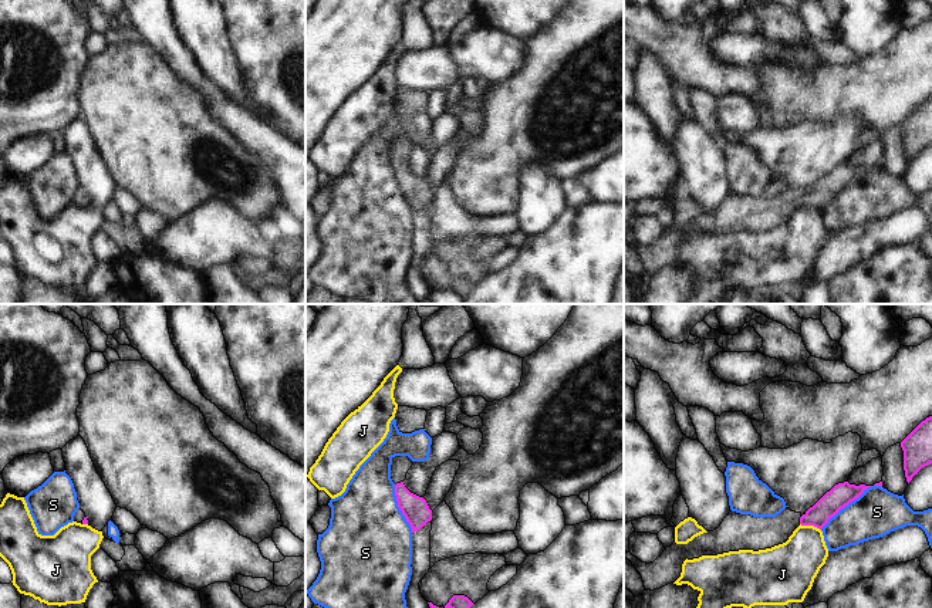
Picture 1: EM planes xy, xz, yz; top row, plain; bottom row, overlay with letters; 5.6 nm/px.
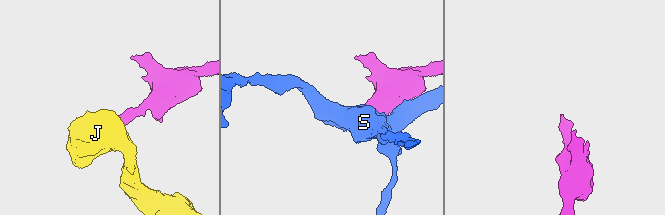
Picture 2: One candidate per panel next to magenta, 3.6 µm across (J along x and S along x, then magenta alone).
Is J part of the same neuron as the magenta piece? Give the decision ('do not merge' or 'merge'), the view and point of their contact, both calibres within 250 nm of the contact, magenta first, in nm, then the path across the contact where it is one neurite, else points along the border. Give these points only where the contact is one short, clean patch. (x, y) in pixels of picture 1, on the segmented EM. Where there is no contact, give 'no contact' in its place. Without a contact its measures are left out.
do not merge | yz (810, 524) | 140/280 nm | along yz (800, 523), (816, 526), (820, 530)

